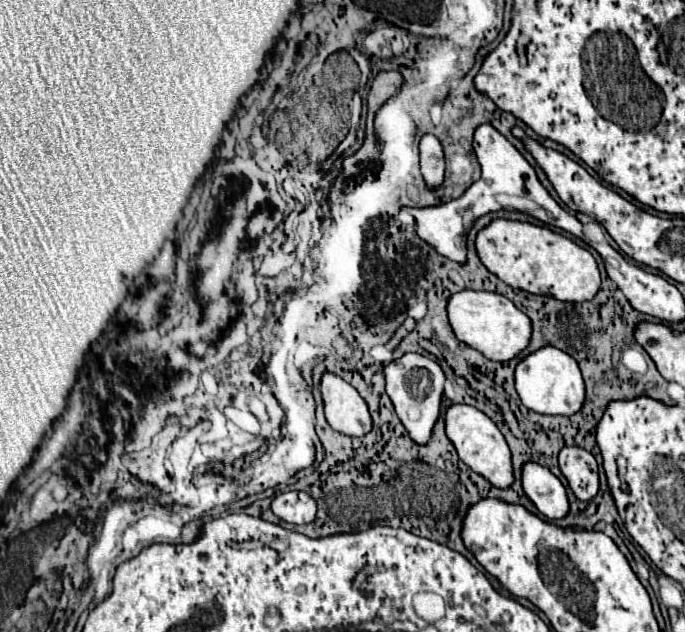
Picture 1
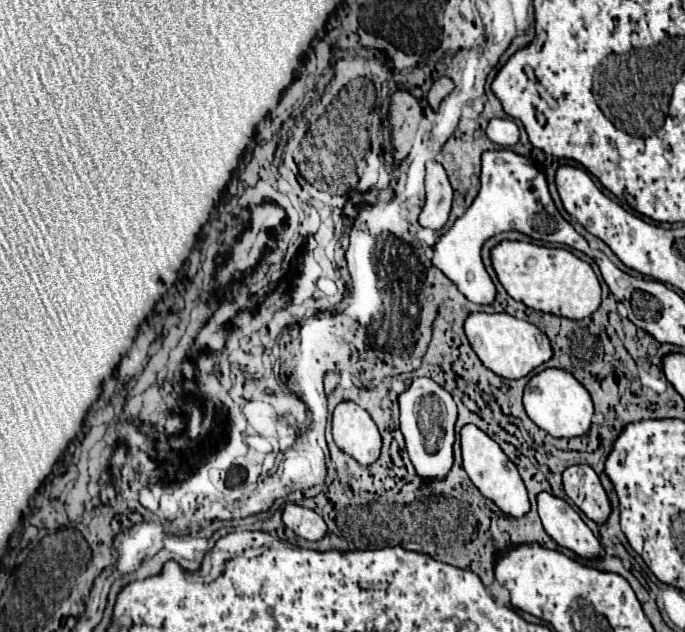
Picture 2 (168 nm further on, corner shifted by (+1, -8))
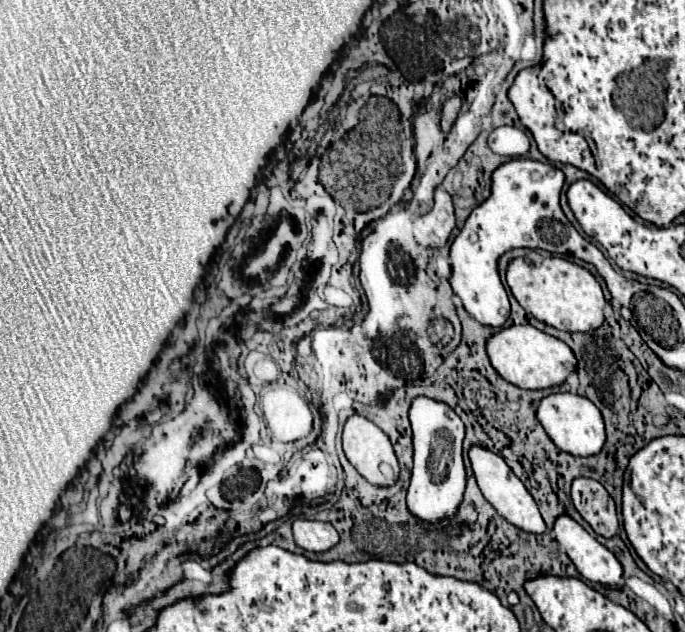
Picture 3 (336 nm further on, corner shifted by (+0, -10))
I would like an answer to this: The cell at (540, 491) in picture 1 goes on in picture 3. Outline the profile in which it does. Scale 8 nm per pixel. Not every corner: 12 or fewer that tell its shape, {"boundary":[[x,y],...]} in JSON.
{"boundary":[[572,516],[554,520],[554,538],[590,582],[622,588],[616,556]]}

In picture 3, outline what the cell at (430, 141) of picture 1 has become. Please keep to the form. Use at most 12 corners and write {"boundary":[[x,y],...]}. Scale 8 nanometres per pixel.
{"boundary":[[436,186],[434,208],[414,222],[422,246],[440,248],[454,228],[450,194]]}

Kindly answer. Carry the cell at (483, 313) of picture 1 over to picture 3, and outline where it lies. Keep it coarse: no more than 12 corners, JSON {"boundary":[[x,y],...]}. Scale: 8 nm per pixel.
{"boundary":[[530,324],[486,340],[492,368],[526,390],[558,386],[576,358]]}

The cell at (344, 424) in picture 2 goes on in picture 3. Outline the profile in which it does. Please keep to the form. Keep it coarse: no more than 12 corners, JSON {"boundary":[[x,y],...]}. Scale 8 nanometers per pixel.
{"boundary":[[352,414],[342,430],[350,464],[374,486],[398,478],[388,436]]}

